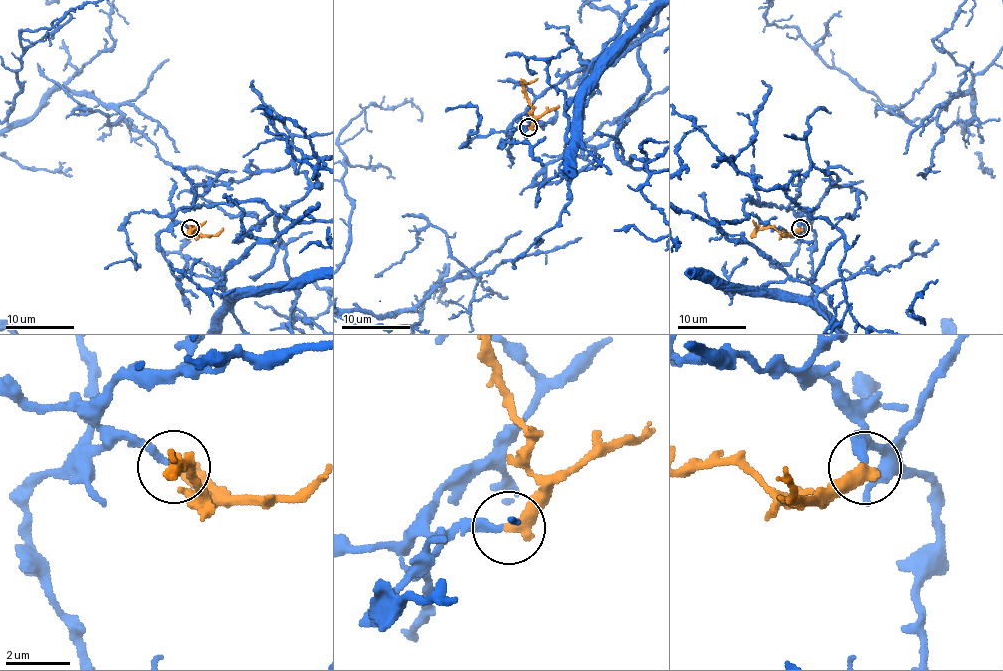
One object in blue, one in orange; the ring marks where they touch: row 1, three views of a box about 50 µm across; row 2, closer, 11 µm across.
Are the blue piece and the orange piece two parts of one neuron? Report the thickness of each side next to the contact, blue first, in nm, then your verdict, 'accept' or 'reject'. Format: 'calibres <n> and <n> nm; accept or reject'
calibres 240 and 440 nm; accept

